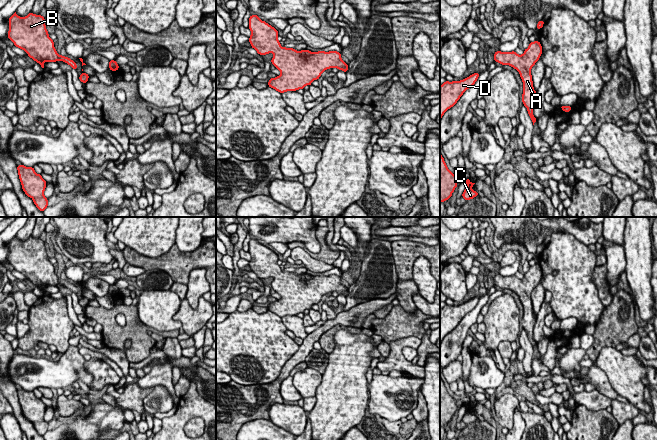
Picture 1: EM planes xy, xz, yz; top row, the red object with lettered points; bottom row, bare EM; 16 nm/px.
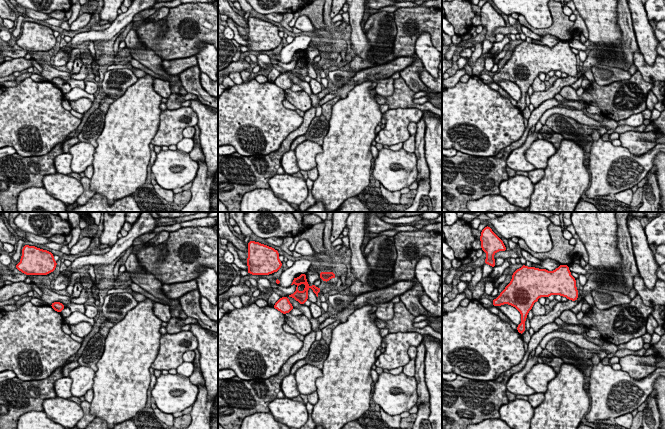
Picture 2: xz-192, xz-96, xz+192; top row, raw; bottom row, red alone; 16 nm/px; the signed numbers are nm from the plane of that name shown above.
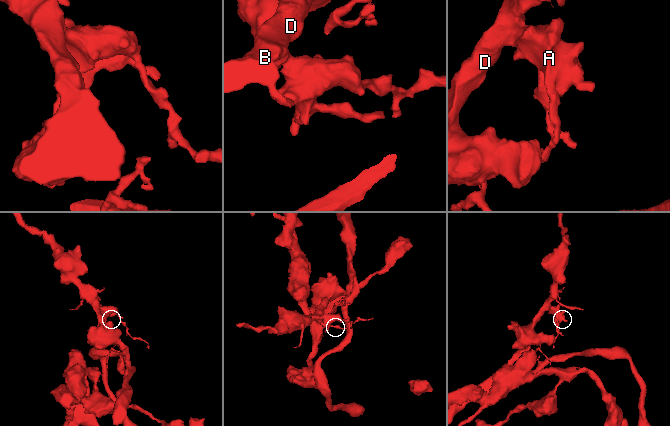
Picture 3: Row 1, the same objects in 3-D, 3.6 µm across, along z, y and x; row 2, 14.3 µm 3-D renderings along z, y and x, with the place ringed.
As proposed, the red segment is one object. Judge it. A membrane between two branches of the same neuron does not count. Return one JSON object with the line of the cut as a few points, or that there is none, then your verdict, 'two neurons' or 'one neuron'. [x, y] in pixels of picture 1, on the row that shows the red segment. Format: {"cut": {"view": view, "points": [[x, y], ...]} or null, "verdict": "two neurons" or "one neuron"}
{"cut": null, "verdict": "one neuron"}

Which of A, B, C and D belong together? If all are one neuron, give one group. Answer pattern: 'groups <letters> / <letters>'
groups A B C D

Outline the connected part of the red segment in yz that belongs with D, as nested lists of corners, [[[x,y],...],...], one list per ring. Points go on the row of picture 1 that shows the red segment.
[[[476,72],[460,81],[445,81],[440,86],[440,121],[444,113],[457,103],[463,93],[472,87],[478,78],[479,73]]]

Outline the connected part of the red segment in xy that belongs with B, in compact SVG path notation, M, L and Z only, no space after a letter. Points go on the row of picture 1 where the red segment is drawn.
M15 12L8 22L8 39L39 63L42 69L45 68L44 62L64 61L77 70L77 64L73 60L57 53L43 16L30 12L27 16L20 17Z

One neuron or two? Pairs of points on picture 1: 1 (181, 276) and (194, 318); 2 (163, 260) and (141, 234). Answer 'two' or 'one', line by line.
1: two
2: two

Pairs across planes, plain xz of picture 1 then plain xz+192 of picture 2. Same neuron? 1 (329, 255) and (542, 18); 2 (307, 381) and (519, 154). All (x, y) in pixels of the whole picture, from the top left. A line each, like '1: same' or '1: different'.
1: different
2: different

